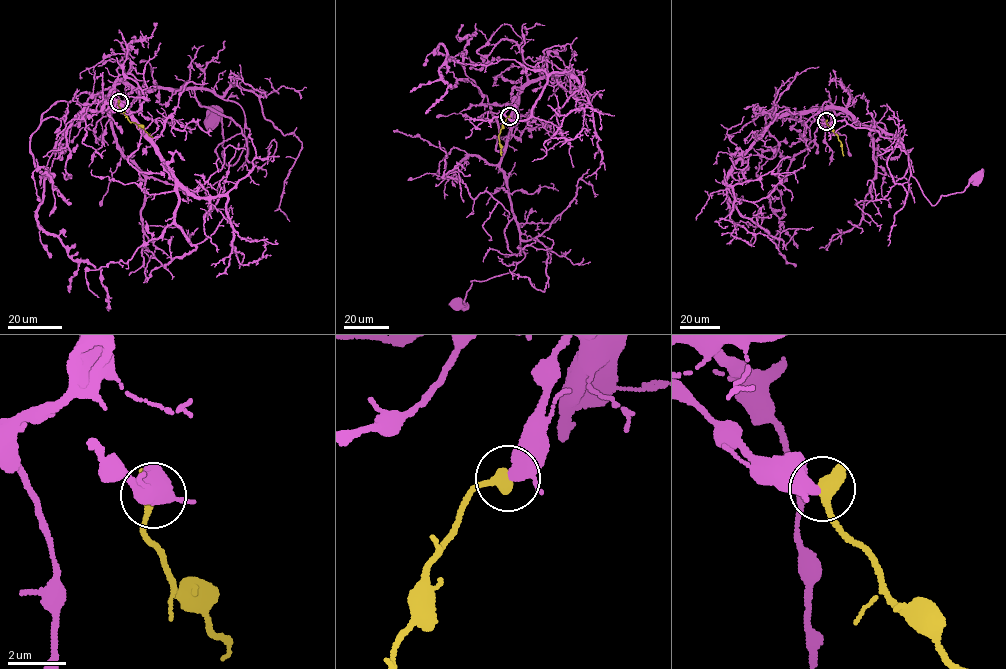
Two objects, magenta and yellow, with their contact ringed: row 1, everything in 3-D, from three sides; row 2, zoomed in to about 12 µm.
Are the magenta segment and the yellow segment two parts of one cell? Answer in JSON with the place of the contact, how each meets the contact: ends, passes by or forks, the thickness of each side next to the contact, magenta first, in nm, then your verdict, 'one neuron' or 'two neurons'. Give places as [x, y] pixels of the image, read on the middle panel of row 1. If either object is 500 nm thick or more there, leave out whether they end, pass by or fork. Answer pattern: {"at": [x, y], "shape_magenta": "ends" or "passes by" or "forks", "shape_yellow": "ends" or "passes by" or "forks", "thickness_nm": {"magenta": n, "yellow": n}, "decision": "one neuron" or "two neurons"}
{"at": [509, 116], "thickness_nm": {"magenta": 380, "yellow": 600}, "decision": "one neuron"}

